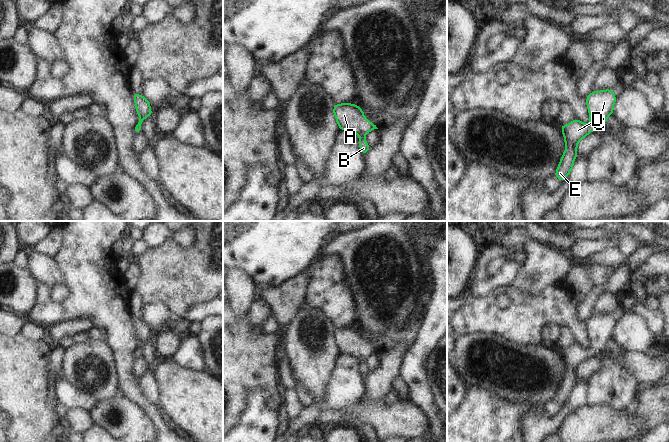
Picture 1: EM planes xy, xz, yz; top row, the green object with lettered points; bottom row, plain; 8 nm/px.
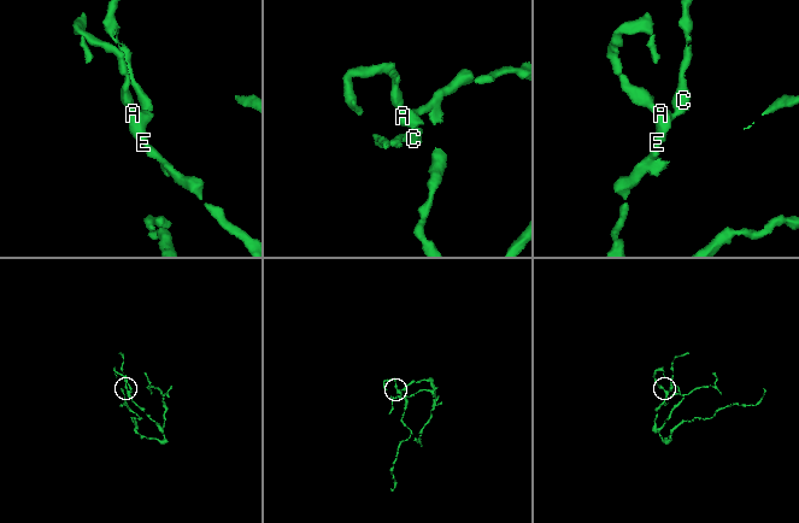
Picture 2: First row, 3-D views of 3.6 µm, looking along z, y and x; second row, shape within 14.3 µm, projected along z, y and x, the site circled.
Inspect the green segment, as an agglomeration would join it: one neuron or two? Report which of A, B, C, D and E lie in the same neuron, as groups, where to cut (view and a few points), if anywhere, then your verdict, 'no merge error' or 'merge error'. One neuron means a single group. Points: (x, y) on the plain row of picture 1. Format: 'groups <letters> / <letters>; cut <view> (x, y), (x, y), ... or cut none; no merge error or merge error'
groups A B C D E; cut none; no merge error

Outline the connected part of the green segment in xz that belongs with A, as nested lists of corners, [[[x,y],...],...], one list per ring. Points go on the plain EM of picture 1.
[[[335,328],[333,337],[340,354],[346,354],[355,357],[360,361],[359,371],[365,380],[371,371],[365,365],[365,359],[371,354],[378,353],[375,348],[371,347],[365,340],[364,336],[356,328]]]

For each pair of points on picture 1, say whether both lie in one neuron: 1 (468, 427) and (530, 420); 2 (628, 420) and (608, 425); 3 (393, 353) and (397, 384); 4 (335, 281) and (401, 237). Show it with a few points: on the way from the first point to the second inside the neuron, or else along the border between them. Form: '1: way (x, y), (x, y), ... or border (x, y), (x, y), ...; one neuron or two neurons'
1: border (541, 413), (524, 413), (520, 421), (521, 431); two neurons
2: way (623, 425), (613, 425); one neuron
3: border (398, 375), (393, 380), (391, 386); two neurons
4: border (345, 279), (354, 301); two neurons

